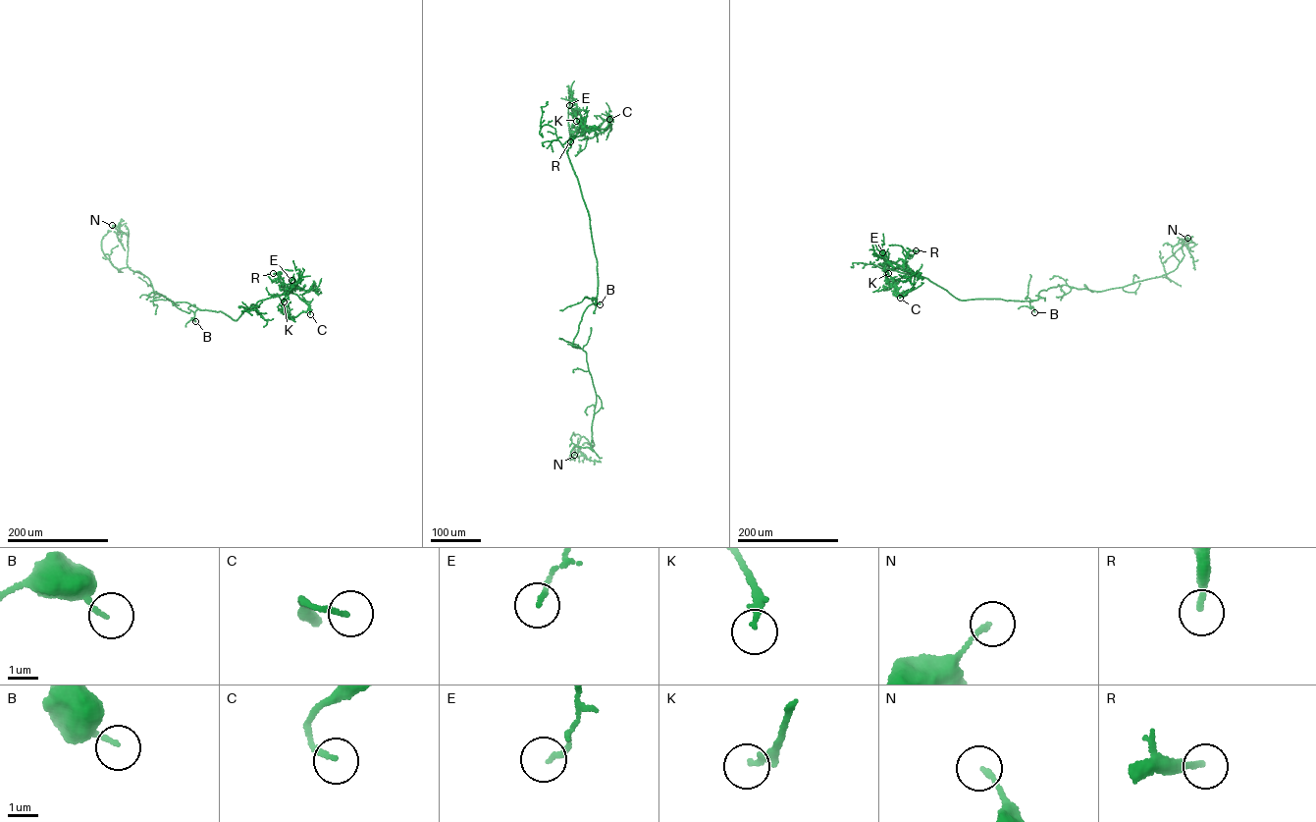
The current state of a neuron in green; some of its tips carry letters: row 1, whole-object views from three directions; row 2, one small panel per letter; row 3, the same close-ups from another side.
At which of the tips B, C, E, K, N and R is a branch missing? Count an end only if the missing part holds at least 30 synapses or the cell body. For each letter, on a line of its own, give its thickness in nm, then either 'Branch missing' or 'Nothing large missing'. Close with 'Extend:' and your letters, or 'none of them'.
B: Thickness 120 nm. Nothing large missing
C: Thickness 170 nm. Branch missing
E: Thickness 140 nm. Nothing large missing
K: Thickness 180 nm. Nothing large missing
N: Thickness 150 nm. Nothing large missing
R: Thickness 180 nm. Nothing large missing
Extend: C

